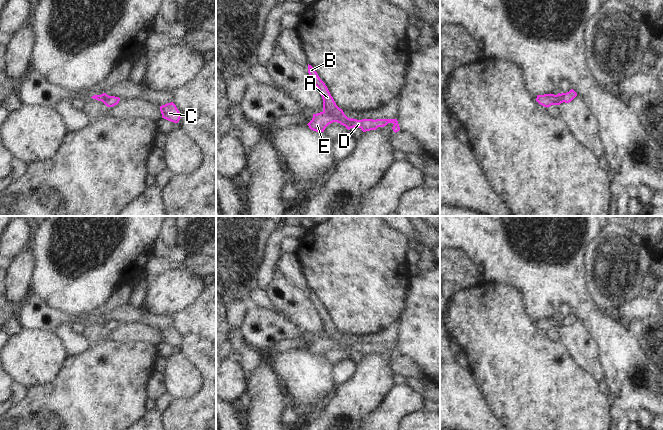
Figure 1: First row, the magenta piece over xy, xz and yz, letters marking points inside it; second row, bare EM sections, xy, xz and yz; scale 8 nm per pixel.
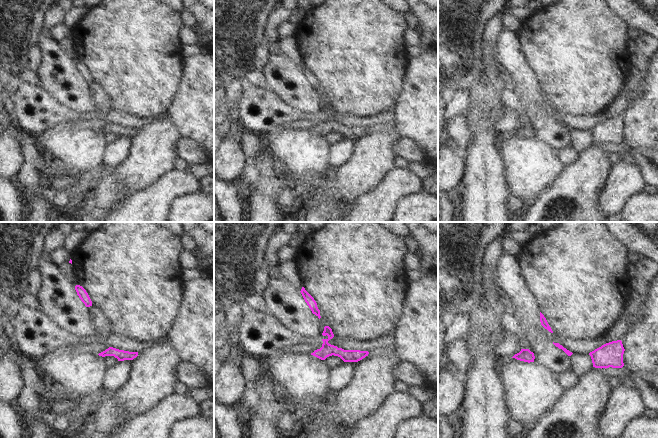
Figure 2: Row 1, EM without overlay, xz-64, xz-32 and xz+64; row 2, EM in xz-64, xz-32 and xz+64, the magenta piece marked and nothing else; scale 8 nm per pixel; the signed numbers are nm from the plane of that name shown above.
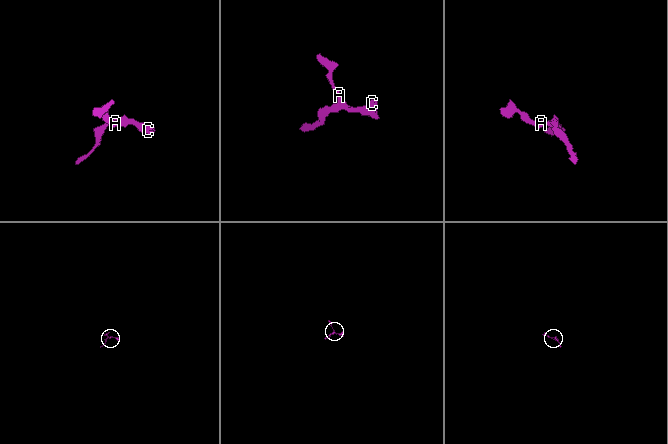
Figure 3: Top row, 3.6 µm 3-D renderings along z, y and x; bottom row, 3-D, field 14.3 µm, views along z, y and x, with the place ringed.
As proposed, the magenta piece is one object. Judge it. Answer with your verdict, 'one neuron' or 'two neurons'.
two neurons

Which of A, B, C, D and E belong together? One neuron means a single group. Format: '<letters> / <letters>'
A B / C D E

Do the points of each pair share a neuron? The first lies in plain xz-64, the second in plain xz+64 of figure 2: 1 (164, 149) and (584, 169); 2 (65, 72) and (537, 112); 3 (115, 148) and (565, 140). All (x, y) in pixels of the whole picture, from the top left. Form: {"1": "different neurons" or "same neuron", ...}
{"1": "same neuron", "2": "same neuron", "3": "different neurons"}

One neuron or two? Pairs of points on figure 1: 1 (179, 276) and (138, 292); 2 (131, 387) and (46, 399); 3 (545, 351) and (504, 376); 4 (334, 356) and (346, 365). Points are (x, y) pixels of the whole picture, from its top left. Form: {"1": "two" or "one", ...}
{"1": "two", "2": "one", "3": "one", "4": "two"}

